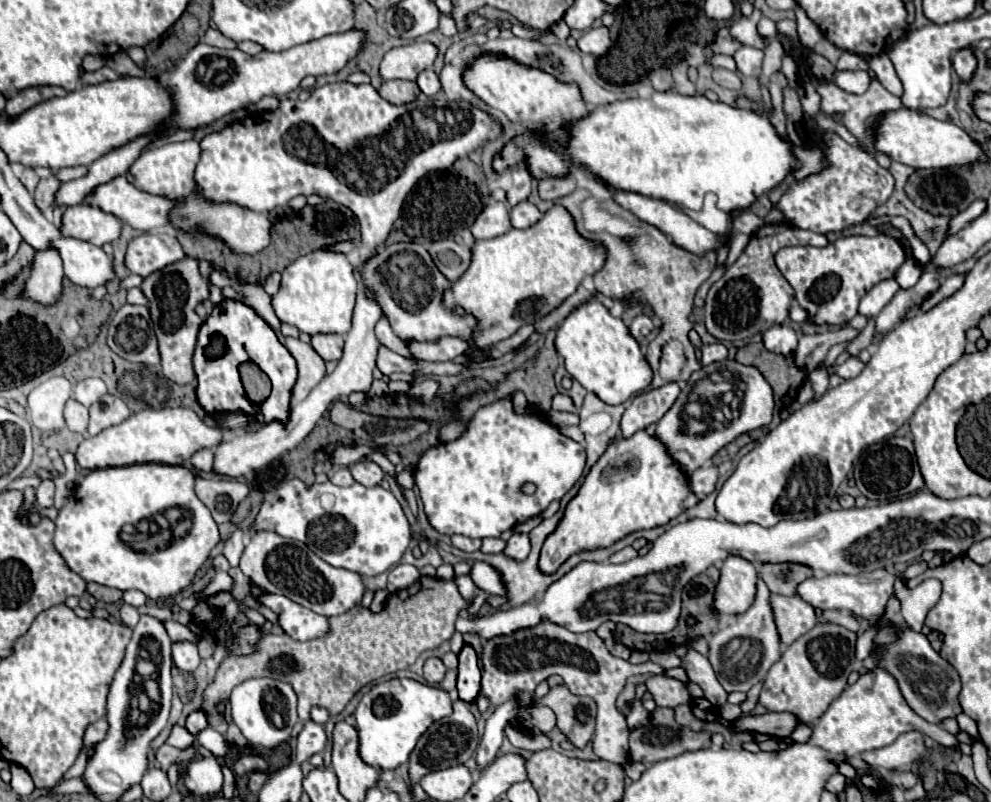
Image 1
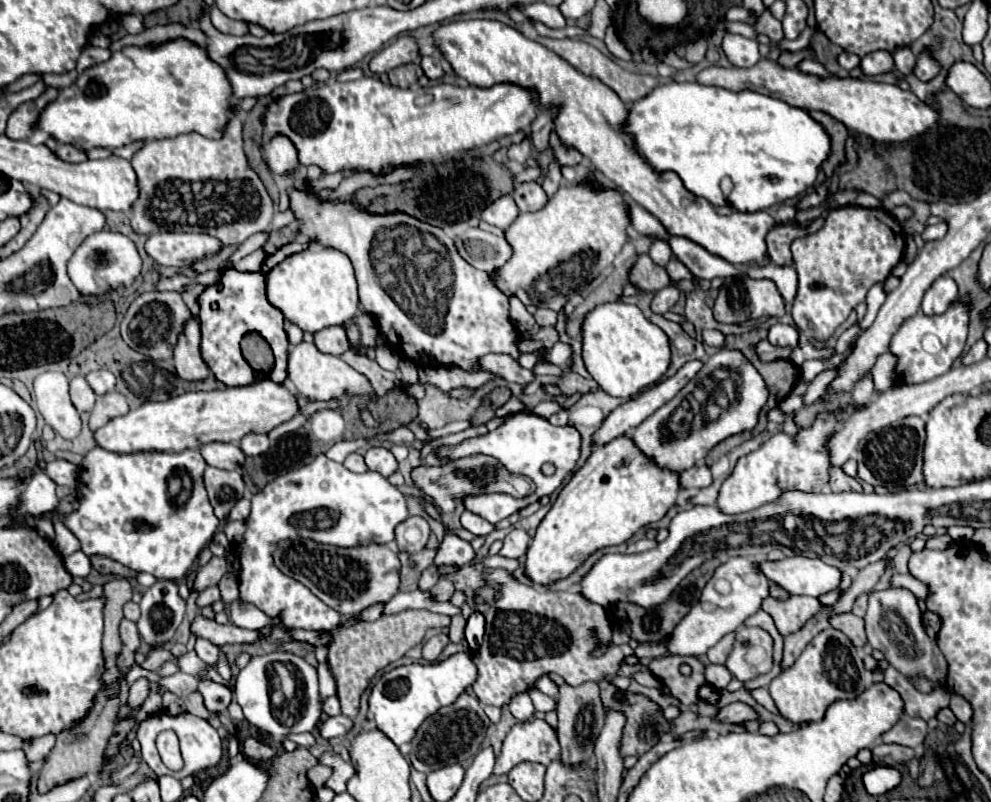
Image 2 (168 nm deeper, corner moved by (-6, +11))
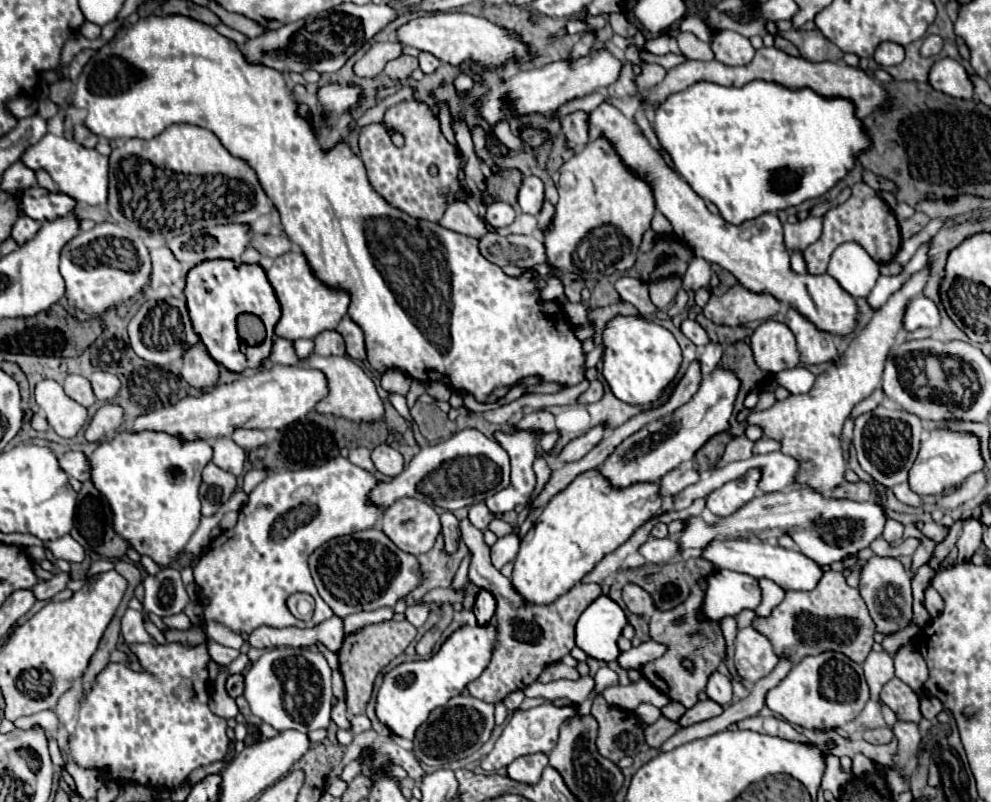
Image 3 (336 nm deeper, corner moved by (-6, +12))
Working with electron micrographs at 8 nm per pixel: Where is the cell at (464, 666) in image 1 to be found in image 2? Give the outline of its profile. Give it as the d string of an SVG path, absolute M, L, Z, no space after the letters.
M473 612L467 620L467 626L465 626L465 638L469 642L471 652L477 652L481 638L483 638L483 632L485 632L485 618L481 612Z

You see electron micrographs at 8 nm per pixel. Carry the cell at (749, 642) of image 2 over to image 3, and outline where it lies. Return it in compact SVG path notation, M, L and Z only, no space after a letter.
M755 627L737 633L735 667L745 683L755 683L765 677L777 661L779 657L775 655L769 639L765 639L765 635L761 635Z

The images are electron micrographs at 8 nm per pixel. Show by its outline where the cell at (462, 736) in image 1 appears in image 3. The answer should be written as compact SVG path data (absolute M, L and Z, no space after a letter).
M455 695L447 705L437 707L429 719L417 729L413 739L415 757L429 767L445 767L447 763L459 761L471 753L475 753L493 731L493 705L471 695Z

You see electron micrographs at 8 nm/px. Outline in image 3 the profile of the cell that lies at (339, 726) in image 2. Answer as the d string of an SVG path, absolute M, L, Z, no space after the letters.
M349 715L349 723L351 723L351 733L353 735L357 735L361 731L367 731L371 727L371 723L365 715Z

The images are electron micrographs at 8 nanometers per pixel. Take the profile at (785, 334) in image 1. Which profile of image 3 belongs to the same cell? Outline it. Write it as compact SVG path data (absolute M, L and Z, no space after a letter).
M773 319L761 323L751 335L751 349L755 355L755 363L771 375L799 365L795 335L785 323Z

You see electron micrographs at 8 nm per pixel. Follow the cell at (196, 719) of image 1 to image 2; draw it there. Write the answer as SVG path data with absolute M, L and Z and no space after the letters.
M207 678L199 680L199 692L203 694L207 710L215 712L215 714L227 710L229 702L233 700L233 692L231 692L229 686L213 682L213 680L207 680Z

